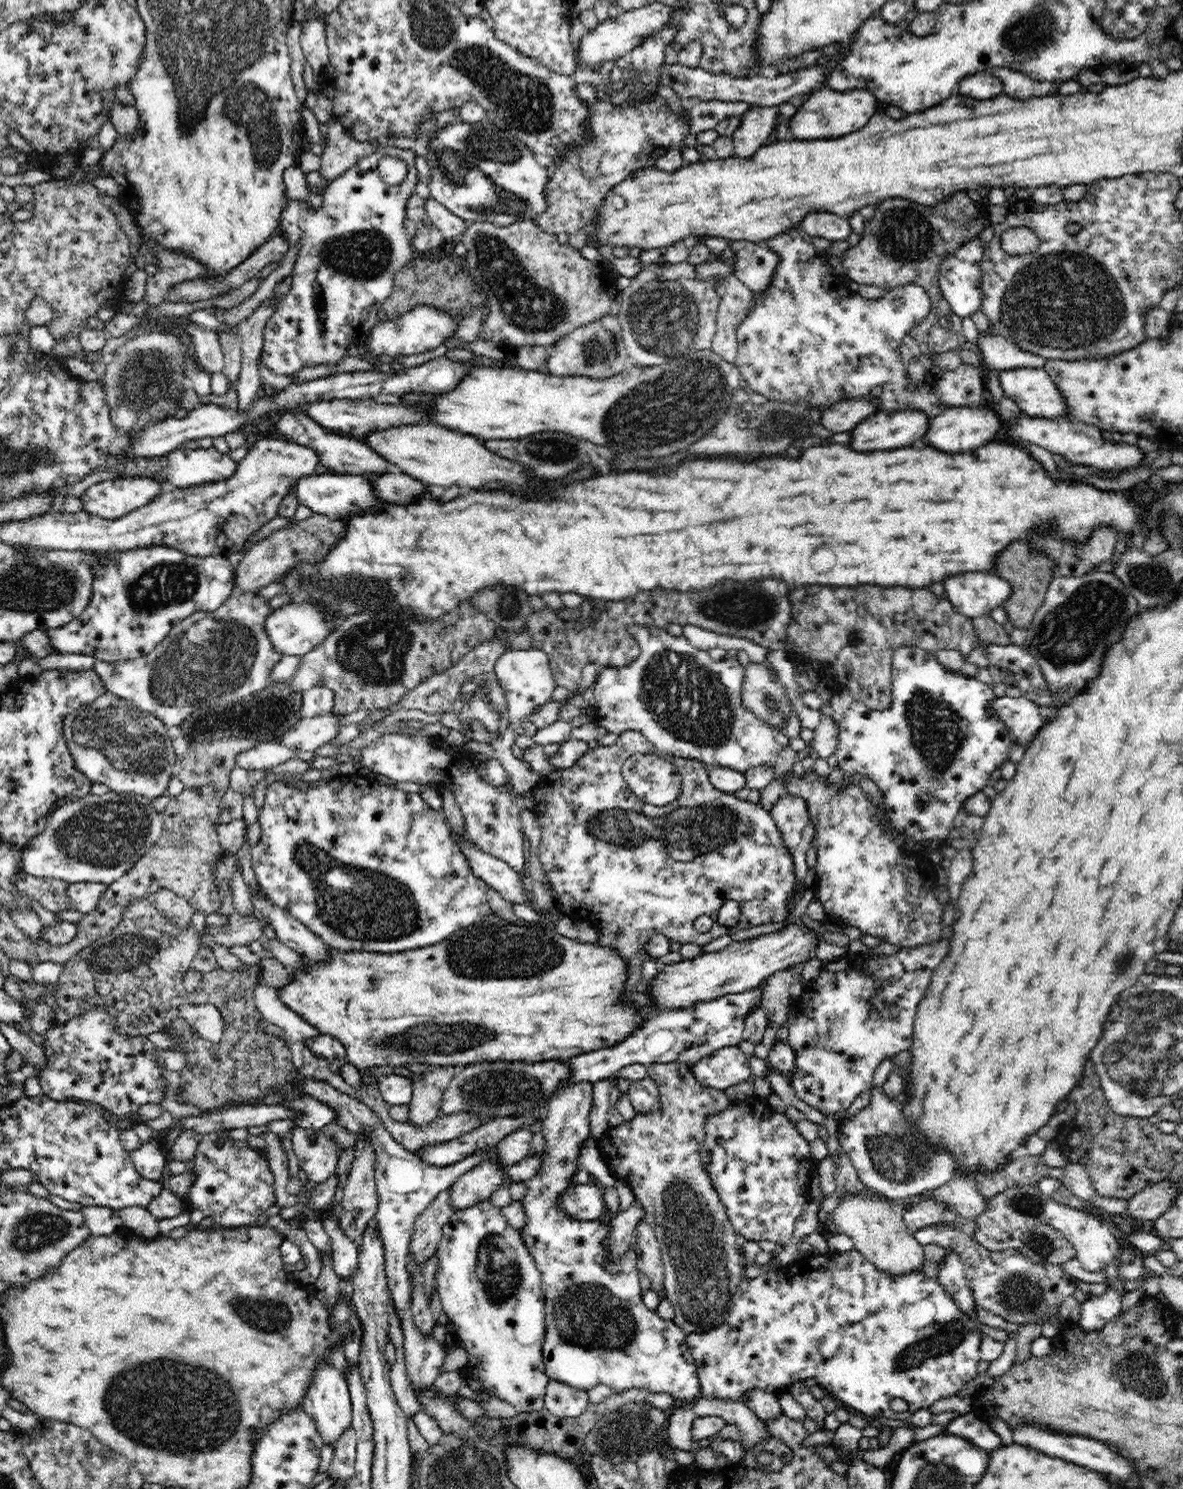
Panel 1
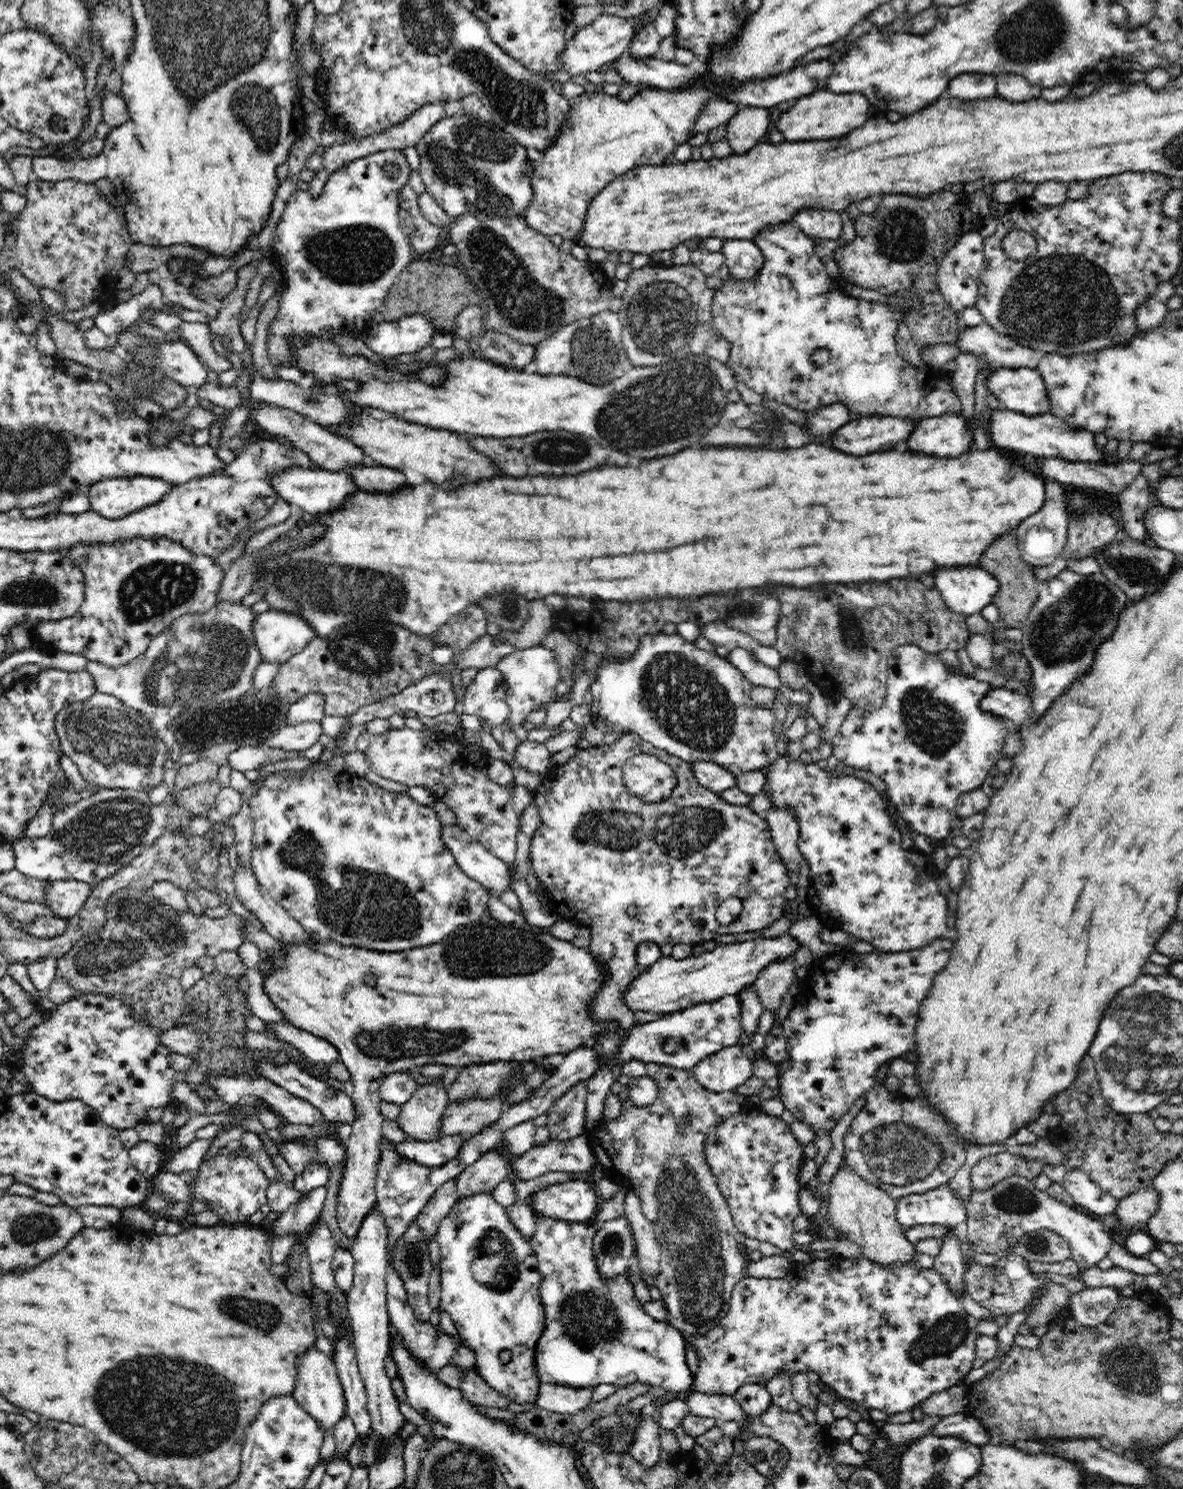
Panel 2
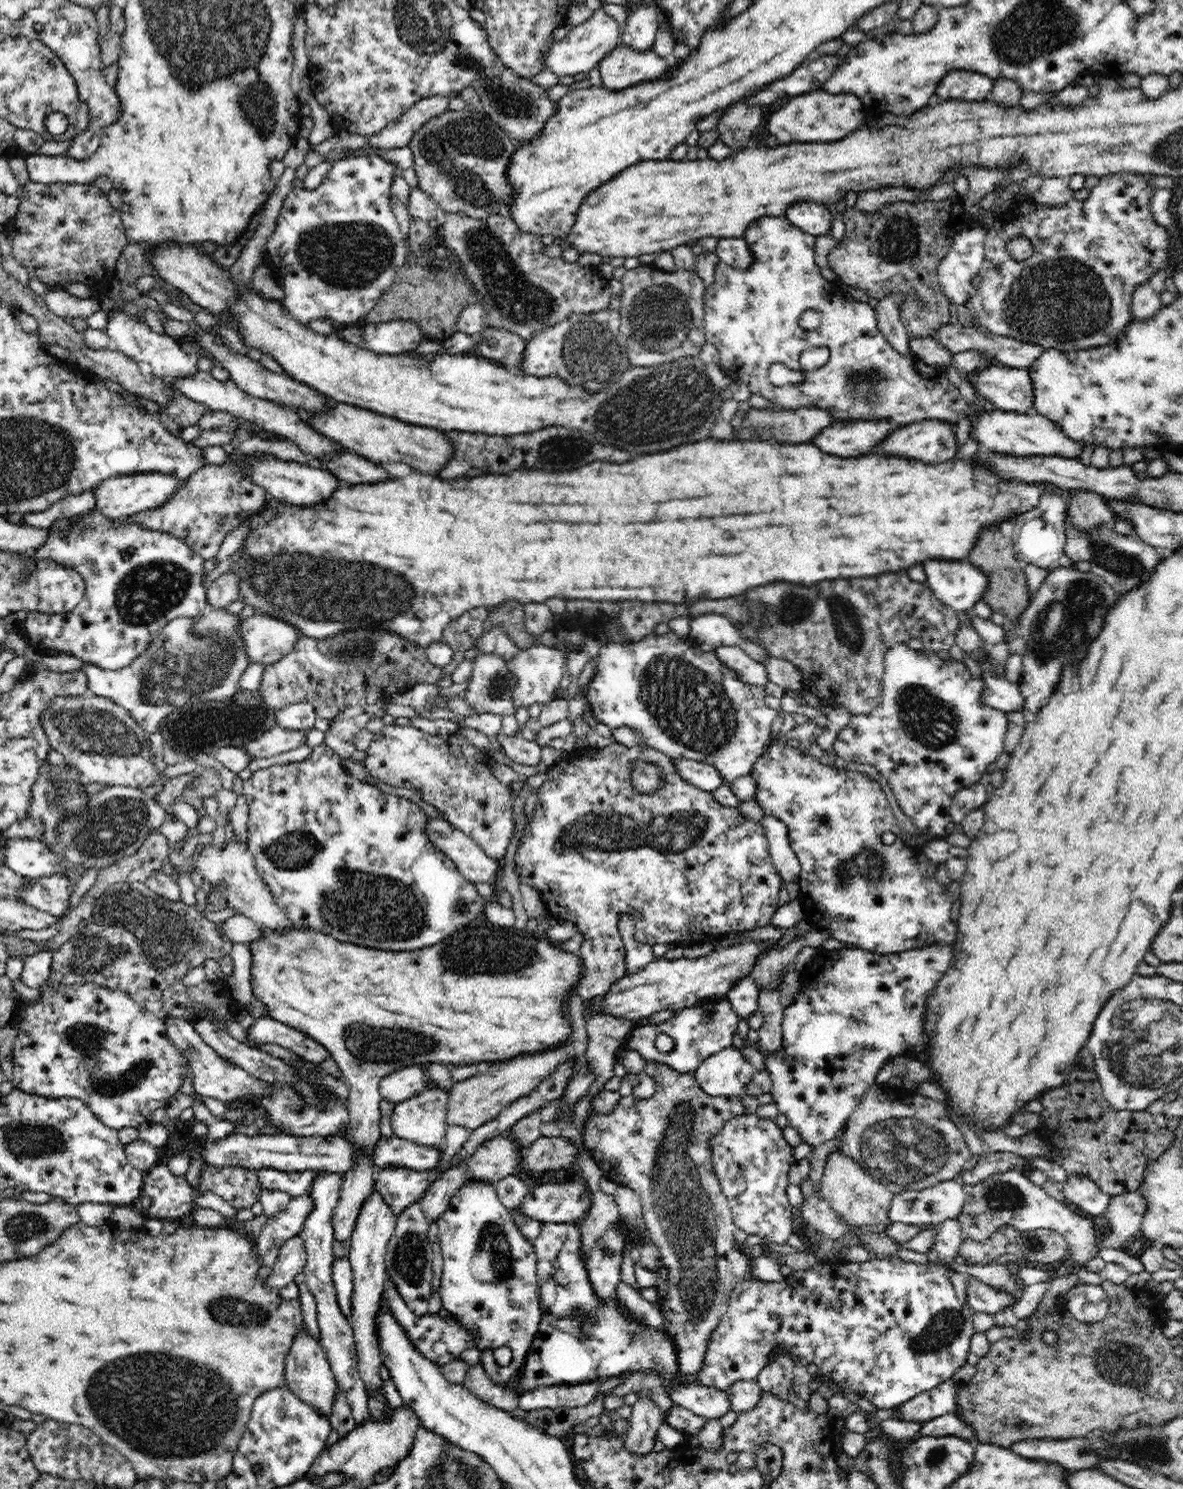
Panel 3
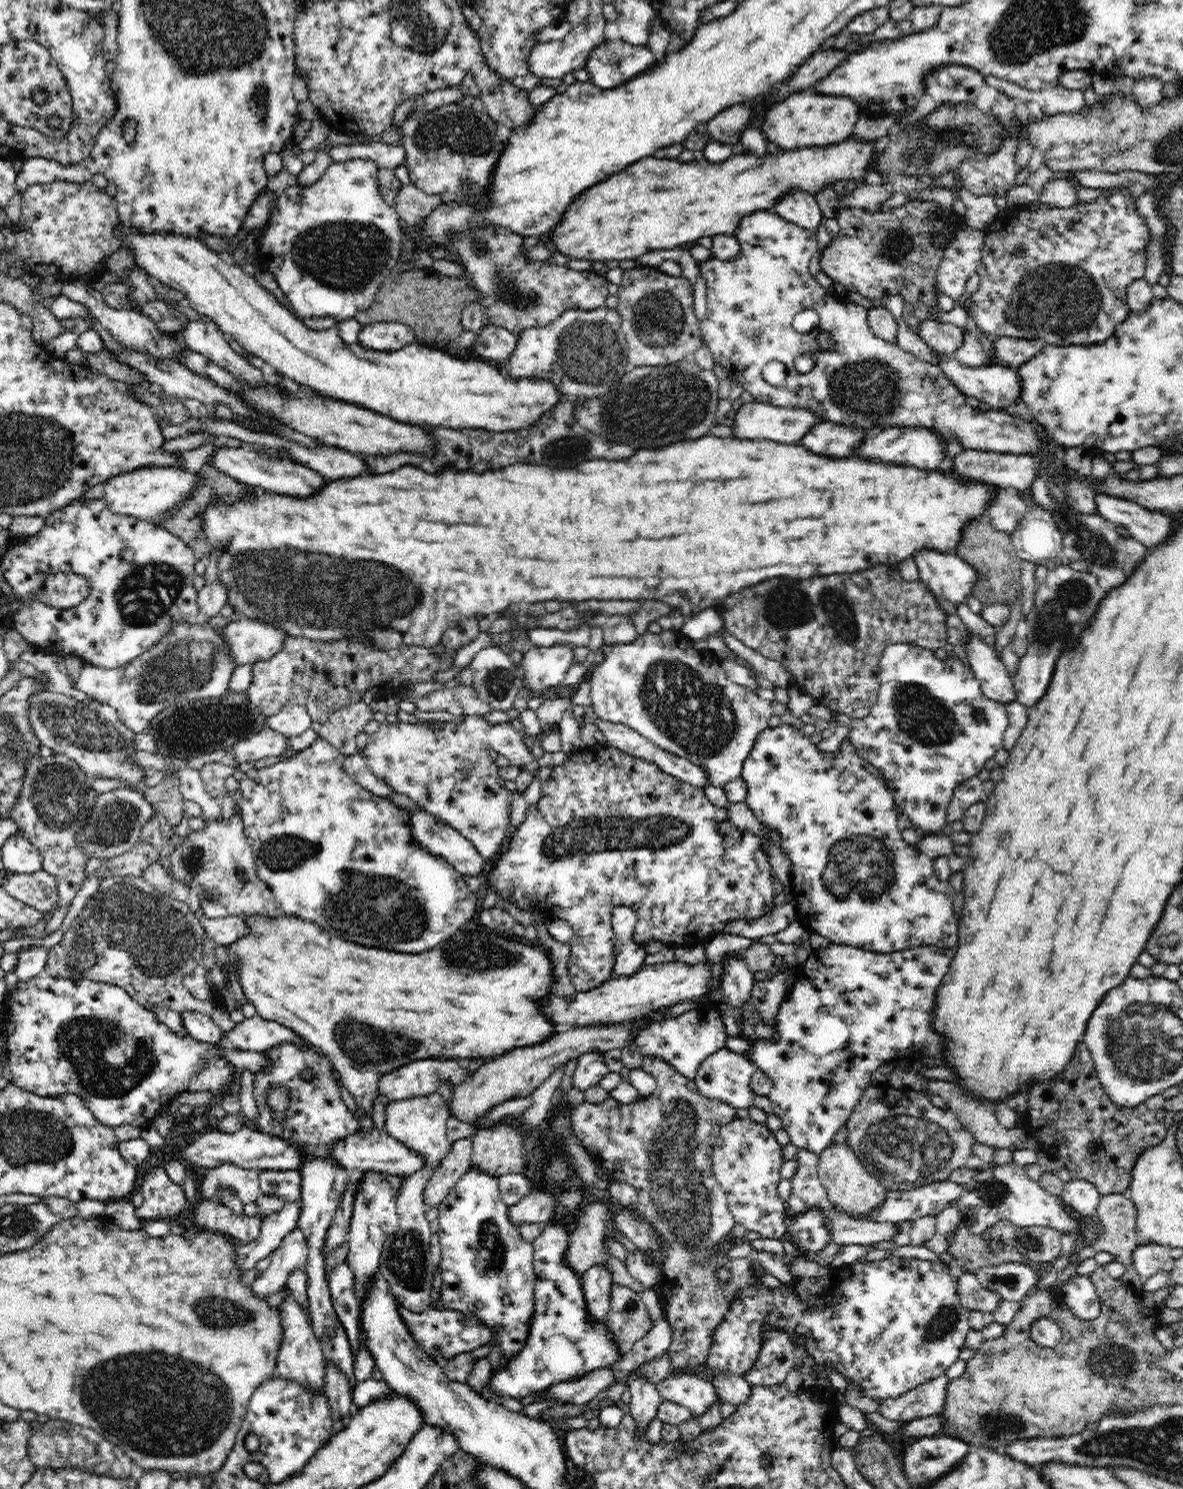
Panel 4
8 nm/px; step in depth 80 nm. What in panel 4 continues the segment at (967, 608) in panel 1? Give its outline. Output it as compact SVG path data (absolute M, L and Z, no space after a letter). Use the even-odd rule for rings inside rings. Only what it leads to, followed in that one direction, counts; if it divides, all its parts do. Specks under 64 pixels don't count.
M920 552L914 562L918 569L918 580L925 583L934 594L955 606L967 604L967 598L973 596L978 572L955 553Z

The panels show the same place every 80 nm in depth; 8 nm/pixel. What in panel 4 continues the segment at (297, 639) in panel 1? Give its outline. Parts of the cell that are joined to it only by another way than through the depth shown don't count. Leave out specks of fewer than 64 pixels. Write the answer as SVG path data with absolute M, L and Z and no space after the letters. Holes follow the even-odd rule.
M237 618L226 624L224 637L231 646L236 665L254 665L258 660L268 660L278 654L286 638L290 638L278 626L245 618Z

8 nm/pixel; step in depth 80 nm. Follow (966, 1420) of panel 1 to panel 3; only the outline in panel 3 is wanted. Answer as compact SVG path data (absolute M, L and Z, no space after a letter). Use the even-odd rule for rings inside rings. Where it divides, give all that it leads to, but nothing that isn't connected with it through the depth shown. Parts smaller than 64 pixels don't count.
M948 1413L923 1421L918 1436L957 1436L974 1442L975 1432L971 1424L966 1424L959 1416Z

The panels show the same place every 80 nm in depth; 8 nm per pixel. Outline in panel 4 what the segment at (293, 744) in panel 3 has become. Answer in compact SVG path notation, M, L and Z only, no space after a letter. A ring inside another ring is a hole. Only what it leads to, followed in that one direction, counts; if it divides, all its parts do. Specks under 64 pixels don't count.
M264 726L252 736L235 742L229 752L236 757L236 763L254 763L270 757L278 757L286 752L286 746L290 738L286 738L283 734L272 730L268 726Z

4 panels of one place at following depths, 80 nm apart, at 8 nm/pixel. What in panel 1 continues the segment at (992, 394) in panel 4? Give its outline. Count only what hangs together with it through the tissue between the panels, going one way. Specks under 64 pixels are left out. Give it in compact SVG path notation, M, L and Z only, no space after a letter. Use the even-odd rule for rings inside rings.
M1043 367L999 371L999 383L1003 394L1006 394L1008 398L1012 398L1025 415L1048 420L1068 420L1071 418L1066 395L1058 387L1058 383L1051 379L1050 373L1046 372Z

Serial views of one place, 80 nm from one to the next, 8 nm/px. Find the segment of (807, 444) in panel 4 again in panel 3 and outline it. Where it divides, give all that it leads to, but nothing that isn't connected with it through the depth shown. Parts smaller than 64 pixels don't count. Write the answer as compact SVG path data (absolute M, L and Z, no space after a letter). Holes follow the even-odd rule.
M886 420L836 421L808 442L836 456L860 456L872 453L893 430Z

